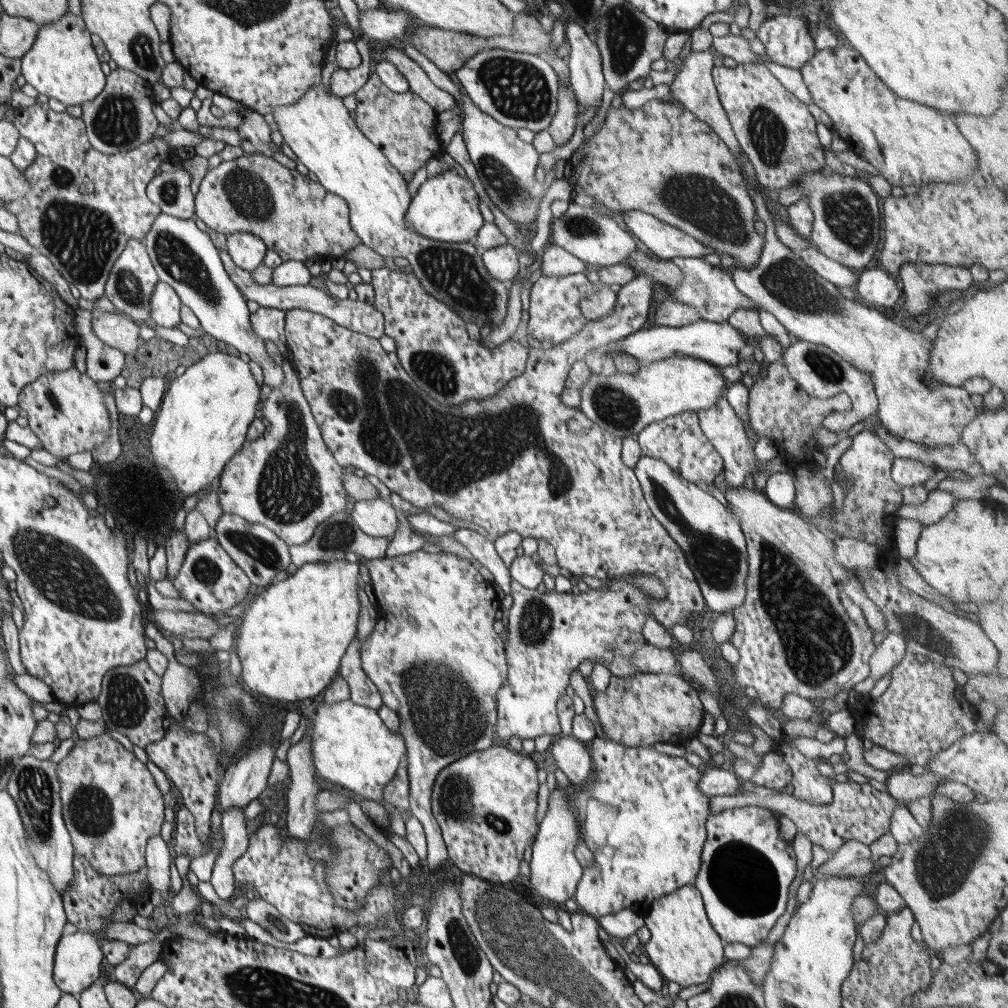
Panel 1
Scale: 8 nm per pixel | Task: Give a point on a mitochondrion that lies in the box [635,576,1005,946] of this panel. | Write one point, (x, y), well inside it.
(941, 866)

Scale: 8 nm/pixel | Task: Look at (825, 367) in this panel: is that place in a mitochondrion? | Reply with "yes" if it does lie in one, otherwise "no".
yes

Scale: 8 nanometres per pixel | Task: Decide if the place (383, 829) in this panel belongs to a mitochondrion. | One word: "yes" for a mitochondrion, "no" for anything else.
no

